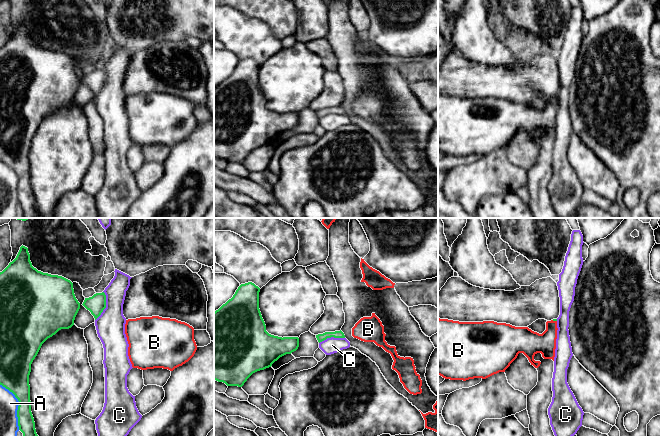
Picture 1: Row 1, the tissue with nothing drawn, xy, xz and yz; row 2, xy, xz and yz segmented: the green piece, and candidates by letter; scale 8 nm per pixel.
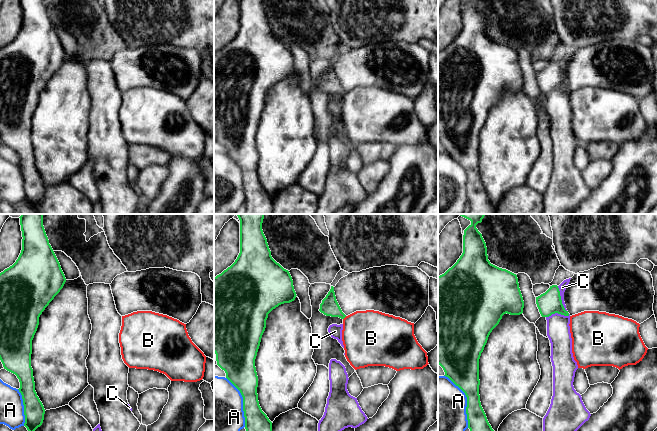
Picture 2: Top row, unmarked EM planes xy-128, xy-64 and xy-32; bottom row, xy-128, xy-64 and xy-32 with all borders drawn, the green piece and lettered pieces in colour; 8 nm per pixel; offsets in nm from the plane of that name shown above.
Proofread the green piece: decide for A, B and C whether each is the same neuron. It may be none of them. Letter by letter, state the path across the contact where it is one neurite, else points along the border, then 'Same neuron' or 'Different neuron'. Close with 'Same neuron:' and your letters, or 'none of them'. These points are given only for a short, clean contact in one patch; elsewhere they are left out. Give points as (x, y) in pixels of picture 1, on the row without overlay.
A: Different neuron
B: Boundary: yz (552, 96), (556, 97). Different neuron
C: Boundary: xy (103, 67), (105, 71), (105, 84), (95, 96). Different neuron
Same neuron: none of them

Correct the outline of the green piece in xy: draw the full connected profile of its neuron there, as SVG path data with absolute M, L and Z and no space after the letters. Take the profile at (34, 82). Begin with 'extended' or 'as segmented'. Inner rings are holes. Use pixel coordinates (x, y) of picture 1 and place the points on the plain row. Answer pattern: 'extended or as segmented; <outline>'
as segmented; M23 21L16 34L0 48L0 161L12 168L19 177L17 193L23 218L43 218L36 209L31 188L31 140L48 114L74 101L79 85L73 59L62 52L34 44L28 24Z

